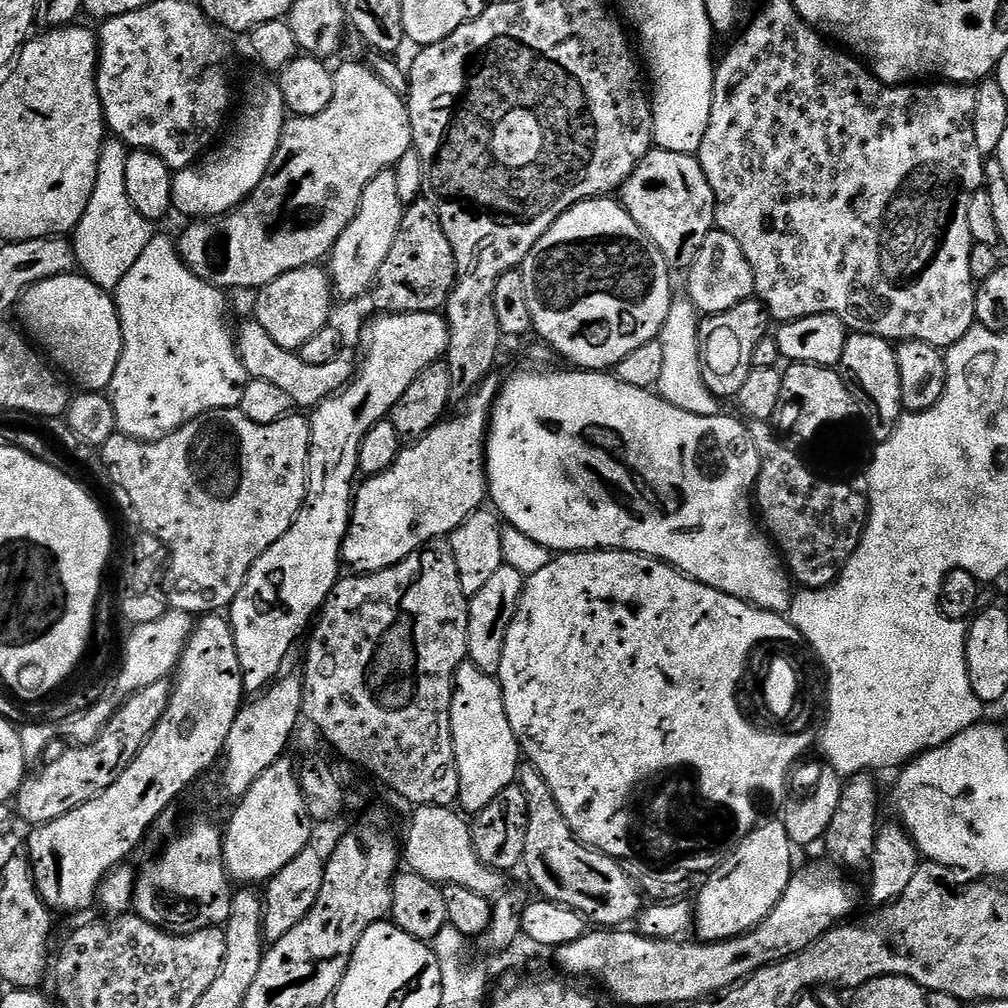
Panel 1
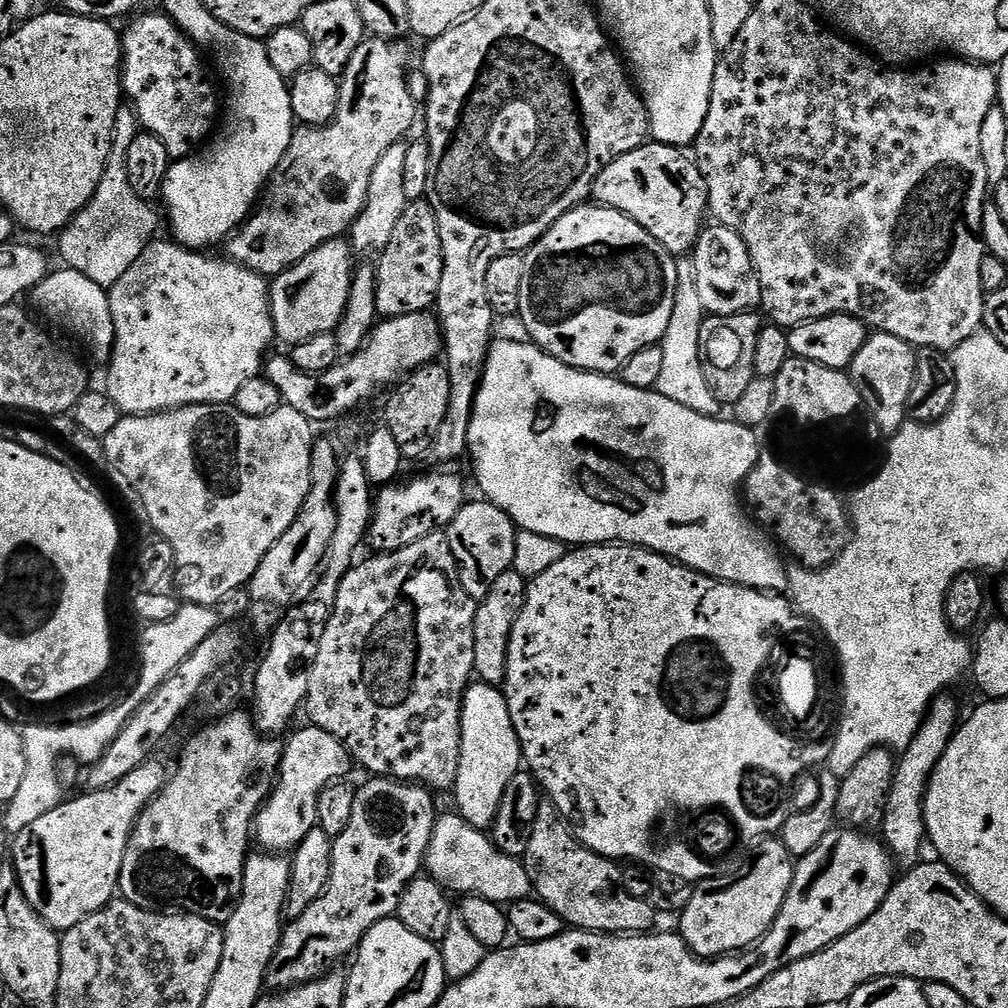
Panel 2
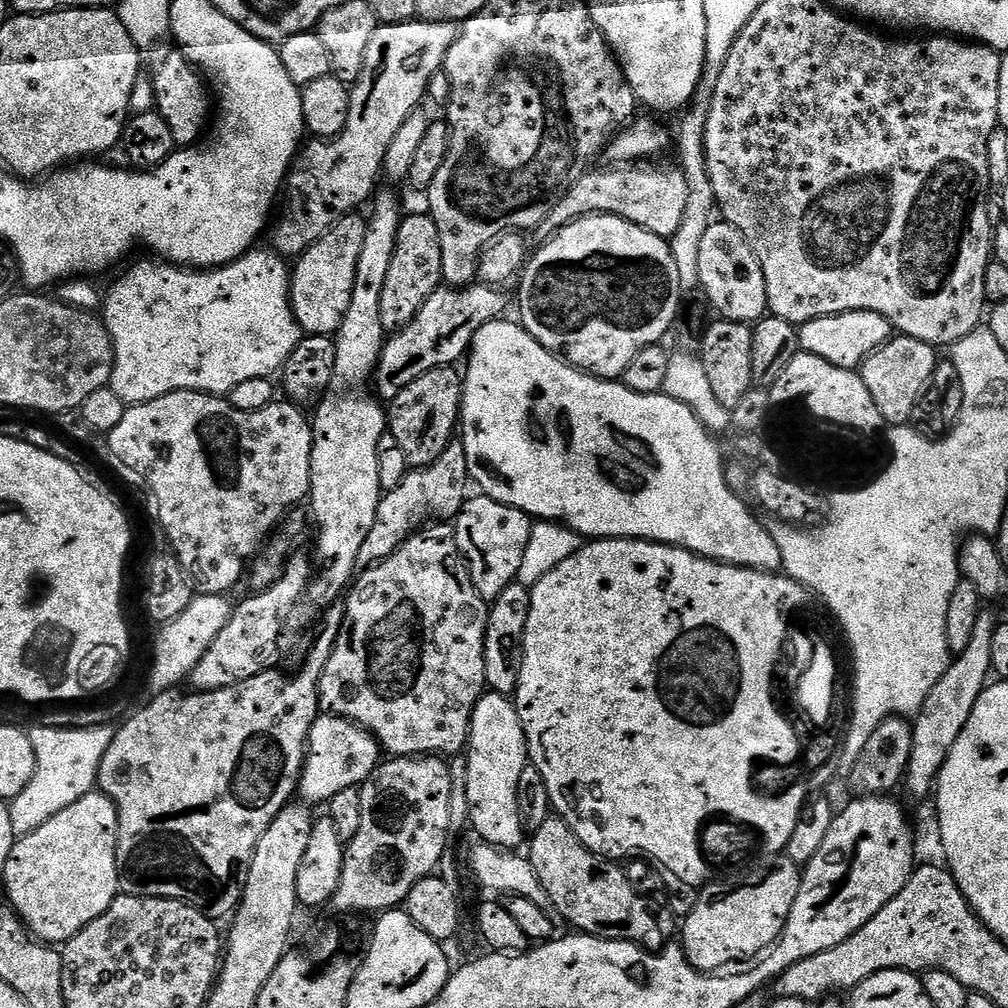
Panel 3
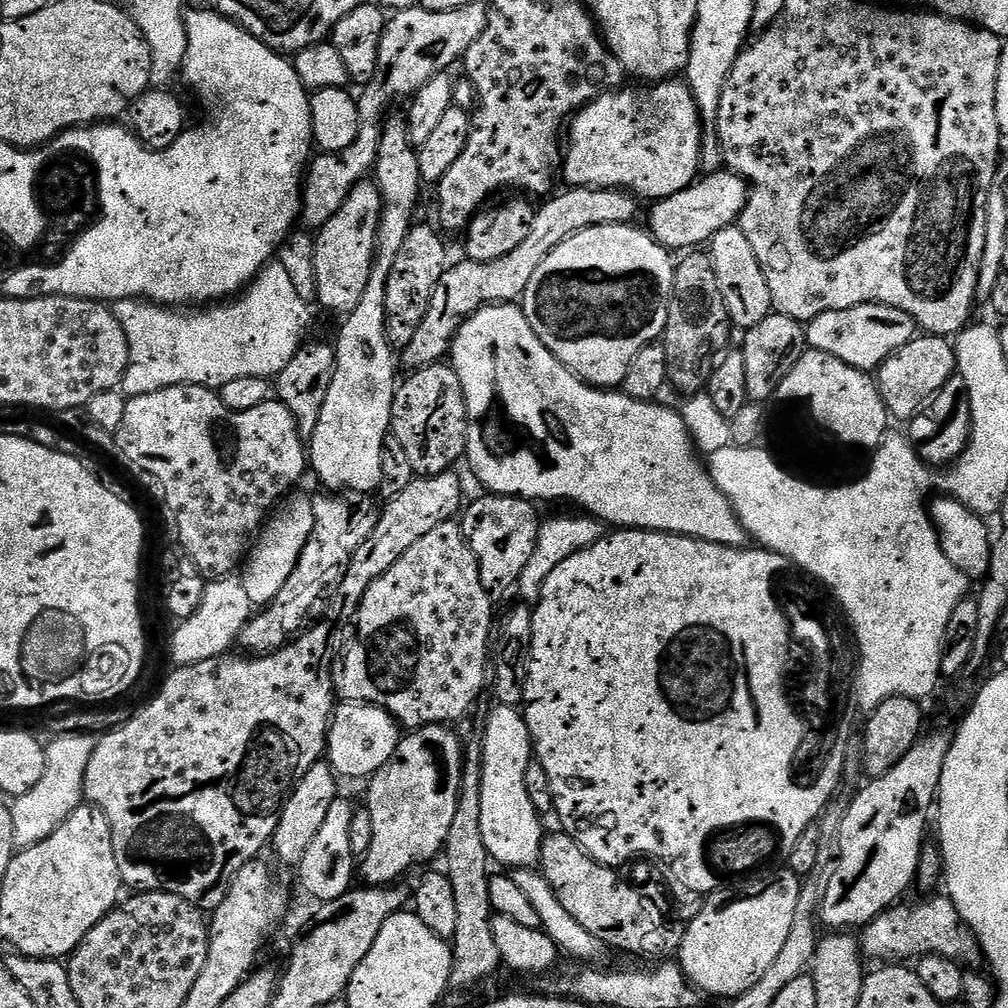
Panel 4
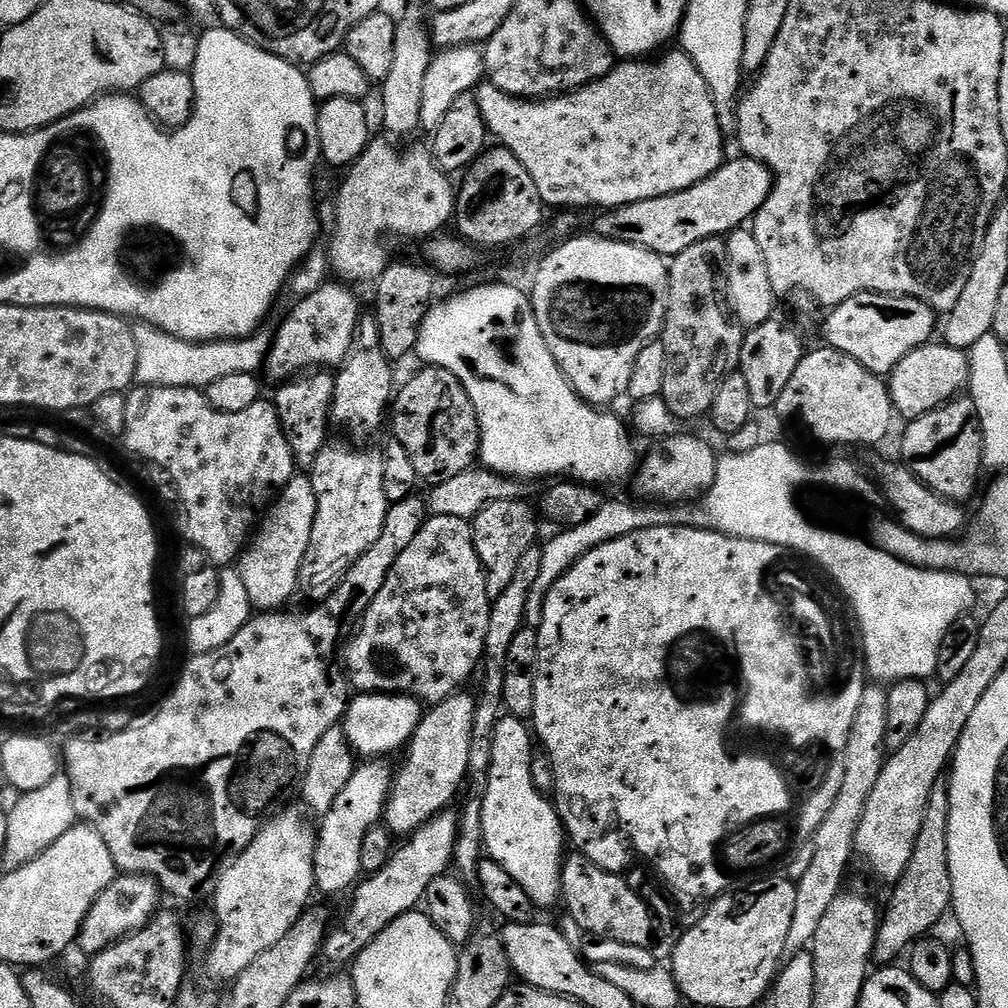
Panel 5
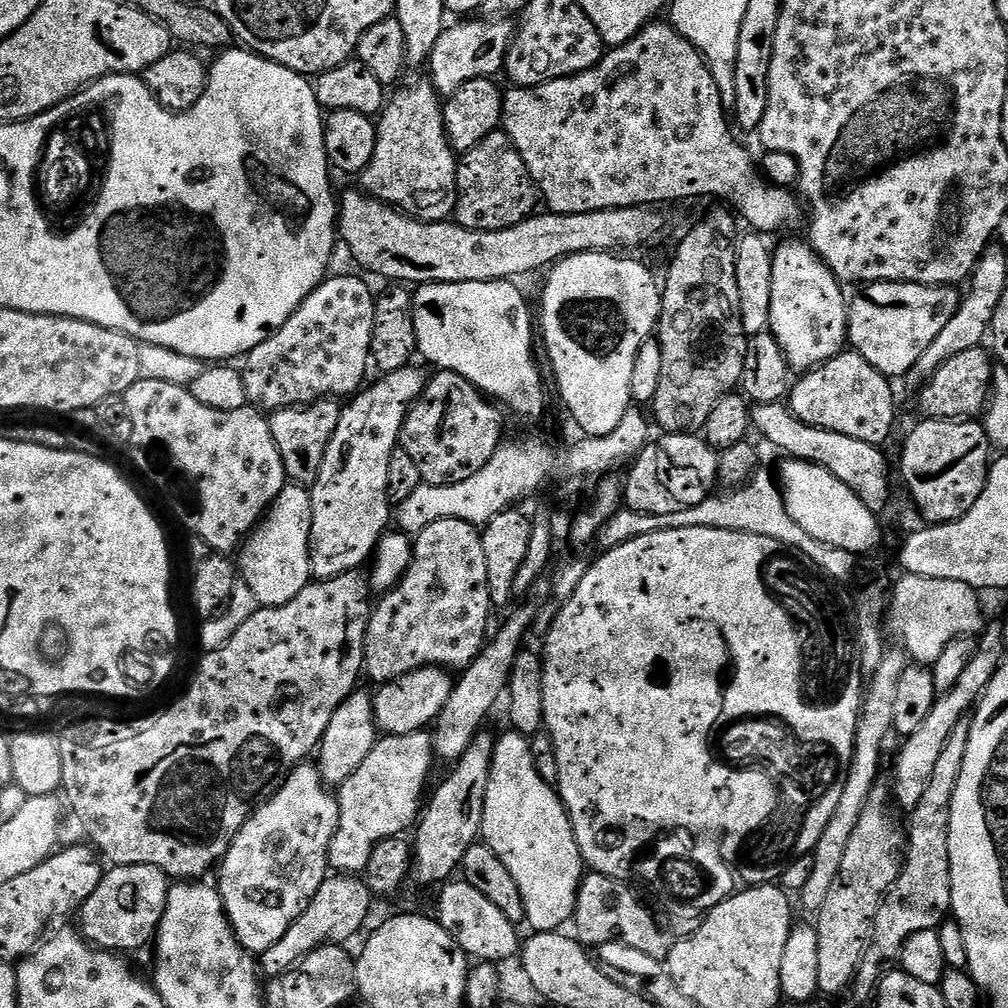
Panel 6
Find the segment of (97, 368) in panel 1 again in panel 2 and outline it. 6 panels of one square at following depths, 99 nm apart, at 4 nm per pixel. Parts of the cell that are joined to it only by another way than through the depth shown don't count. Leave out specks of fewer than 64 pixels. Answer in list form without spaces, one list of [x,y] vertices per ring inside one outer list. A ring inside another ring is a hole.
[[[61,267],[61,272],[49,271],[48,276],[31,289],[30,297],[52,320],[57,320],[68,332],[73,332],[80,340],[85,340],[98,355],[111,357],[116,341],[114,318],[110,314],[110,302],[106,289],[90,282],[86,274],[78,274],[73,268]]]

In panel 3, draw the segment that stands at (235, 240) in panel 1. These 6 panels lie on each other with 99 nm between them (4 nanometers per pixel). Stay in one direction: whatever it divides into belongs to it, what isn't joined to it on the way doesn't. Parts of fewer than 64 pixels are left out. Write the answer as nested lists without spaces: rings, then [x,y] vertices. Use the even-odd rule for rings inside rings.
[[[419,18],[408,20],[404,24],[380,24],[374,30],[374,38],[370,38],[370,46],[366,46],[366,62],[362,62],[362,74],[350,91],[350,114],[348,124],[339,136],[331,138],[312,138],[301,147],[297,157],[288,170],[286,196],[288,192],[288,209],[280,221],[271,225],[271,247],[285,258],[298,258],[307,248],[314,246],[344,216],[351,216],[357,211],[359,204],[367,205],[377,191],[376,179],[381,179],[384,171],[386,150],[390,150],[390,142],[394,142],[394,134],[398,134],[402,122],[410,118],[412,113],[421,107],[420,99],[428,92],[428,83],[437,75],[441,75],[444,59],[450,46],[456,41],[458,28],[446,22],[430,22]]]

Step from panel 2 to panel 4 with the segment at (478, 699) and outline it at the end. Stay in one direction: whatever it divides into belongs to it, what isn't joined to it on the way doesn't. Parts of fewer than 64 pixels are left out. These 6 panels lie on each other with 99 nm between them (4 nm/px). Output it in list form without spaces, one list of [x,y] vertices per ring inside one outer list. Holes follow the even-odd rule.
[[[496,706],[488,716],[482,739],[482,842],[486,842],[489,857],[505,864],[505,869],[535,869],[546,829],[540,825],[541,813],[534,810],[530,794],[526,794],[526,766],[534,759],[528,723],[516,708]]]

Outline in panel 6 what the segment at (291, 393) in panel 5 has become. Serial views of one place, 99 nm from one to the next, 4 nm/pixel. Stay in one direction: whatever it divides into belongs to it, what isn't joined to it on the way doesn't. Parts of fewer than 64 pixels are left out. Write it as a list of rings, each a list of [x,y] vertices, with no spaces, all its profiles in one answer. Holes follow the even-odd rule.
[[[329,398],[306,404],[303,408],[282,408],[268,416],[270,434],[274,434],[278,454],[282,454],[284,475],[291,483],[310,486],[318,478],[322,458],[326,458],[326,446],[334,430],[338,430],[341,407],[339,399]]]

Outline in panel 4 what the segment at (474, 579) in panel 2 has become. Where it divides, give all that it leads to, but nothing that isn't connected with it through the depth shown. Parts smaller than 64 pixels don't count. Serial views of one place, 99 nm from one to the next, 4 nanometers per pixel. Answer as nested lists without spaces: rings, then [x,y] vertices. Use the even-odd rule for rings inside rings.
[[[483,494],[472,505],[465,507],[462,512],[462,527],[464,537],[478,562],[478,574],[482,578],[482,586],[489,596],[499,597],[499,592],[504,592],[508,587],[519,581],[522,570],[526,570],[526,562],[530,562],[530,554],[534,554],[534,546],[538,542],[538,530],[542,523],[542,516],[536,513],[537,505],[521,496],[497,496]]]

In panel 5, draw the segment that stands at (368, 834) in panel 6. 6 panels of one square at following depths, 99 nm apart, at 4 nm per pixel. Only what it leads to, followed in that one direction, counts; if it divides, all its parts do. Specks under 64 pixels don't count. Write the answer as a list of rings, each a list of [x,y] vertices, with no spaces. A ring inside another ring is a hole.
[[[361,763],[350,778],[350,782],[346,782],[342,794],[338,794],[334,806],[319,821],[314,874],[316,888],[328,896],[334,895],[335,892],[347,893],[361,879],[362,841],[372,828],[383,821],[384,807],[387,806],[388,795],[392,792],[394,772],[384,764],[387,763]]]

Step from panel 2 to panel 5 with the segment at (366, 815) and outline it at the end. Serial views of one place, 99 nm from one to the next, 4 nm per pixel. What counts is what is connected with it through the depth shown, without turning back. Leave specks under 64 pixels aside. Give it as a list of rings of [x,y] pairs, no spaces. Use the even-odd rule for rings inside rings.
[[[461,690],[421,715],[416,733],[403,753],[404,765],[392,777],[392,792],[384,807],[383,823],[393,837],[411,836],[439,812],[451,809],[452,799],[461,795],[468,779],[470,732],[474,730],[476,710],[476,696],[467,696],[466,693]]]

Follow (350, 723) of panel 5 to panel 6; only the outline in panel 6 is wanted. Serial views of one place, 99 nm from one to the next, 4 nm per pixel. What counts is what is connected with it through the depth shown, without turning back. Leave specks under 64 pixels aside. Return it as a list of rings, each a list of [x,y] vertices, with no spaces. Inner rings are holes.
[[[440,666],[419,668],[389,684],[379,685],[375,689],[376,727],[381,733],[390,736],[423,732],[435,725],[440,711],[450,702],[454,676],[451,671]]]

